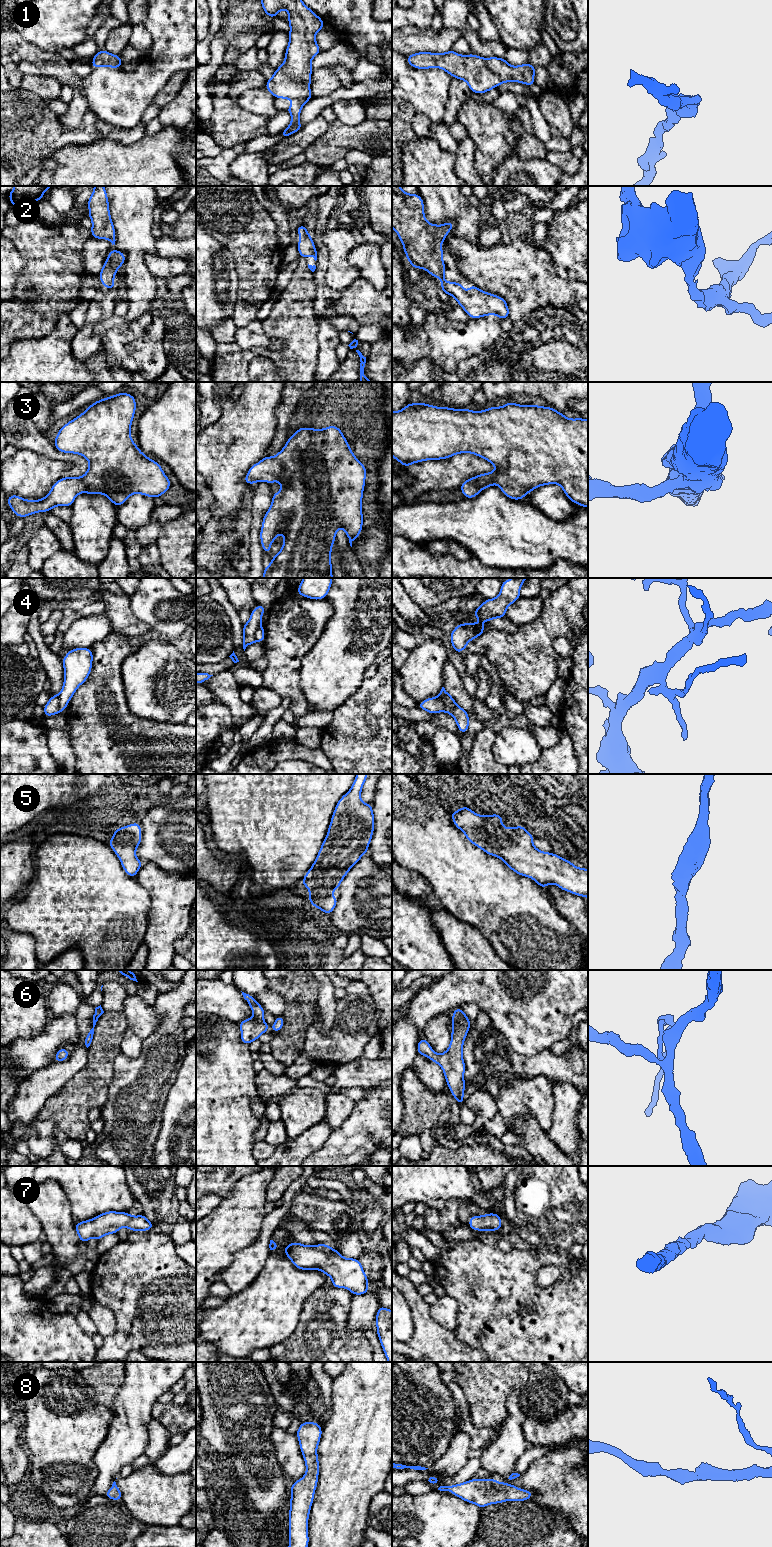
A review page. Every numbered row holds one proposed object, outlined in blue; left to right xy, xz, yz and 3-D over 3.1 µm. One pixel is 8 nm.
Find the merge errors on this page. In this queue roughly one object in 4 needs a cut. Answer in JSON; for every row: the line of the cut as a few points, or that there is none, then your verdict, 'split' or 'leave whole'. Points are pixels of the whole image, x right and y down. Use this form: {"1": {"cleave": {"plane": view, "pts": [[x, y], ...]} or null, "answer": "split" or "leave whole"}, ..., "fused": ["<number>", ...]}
{"1": {"cleave": null, "answer": "leave whole"}, "2": {"cleave": null, "answer": "leave whole"}, "3": {"cleave": null, "answer": "leave whole"}, "4": {"cleave": {"plane": "yz", "pts": [[439, 695], [443, 699], [446, 709], [450, 709], [454, 705]]}, "answer": "split"}, "5": {"cleave": null, "answer": "leave whole"}, "6": {"cleave": null, "answer": "leave whole"}, "7": {"cleave": null, "answer": "leave whole"}, "8": {"cleave": null, "answer": "leave whole"}, "fused": ["4"]}

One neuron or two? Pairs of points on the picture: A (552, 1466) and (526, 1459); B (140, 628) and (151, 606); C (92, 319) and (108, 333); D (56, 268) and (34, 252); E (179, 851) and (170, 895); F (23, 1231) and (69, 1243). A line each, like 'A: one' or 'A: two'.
A: two
B: two
C: two
D: one
E: two
F: two

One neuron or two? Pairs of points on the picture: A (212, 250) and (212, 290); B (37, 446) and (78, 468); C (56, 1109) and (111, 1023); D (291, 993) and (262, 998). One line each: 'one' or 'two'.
A: one
B: one
C: one
D: two

